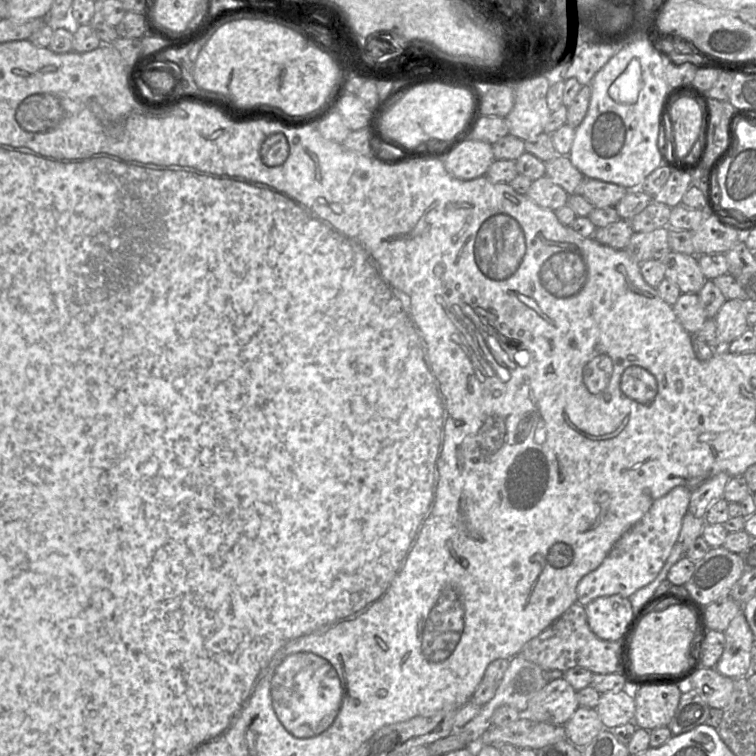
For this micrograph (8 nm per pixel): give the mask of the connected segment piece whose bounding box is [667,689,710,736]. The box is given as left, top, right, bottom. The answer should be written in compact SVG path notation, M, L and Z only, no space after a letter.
M692 689L687 693L681 693L675 715L667 727L672 732L672 736L680 735L705 724L709 712L708 704L696 690Z

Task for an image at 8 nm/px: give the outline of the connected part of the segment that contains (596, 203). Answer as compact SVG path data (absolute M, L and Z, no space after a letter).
M584 177L577 194L585 197L594 208L605 208L615 207L628 191L614 183Z

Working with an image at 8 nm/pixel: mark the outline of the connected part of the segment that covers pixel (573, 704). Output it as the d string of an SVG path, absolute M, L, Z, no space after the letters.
M563 678L549 681L528 703L522 716L564 725L578 709L577 691Z

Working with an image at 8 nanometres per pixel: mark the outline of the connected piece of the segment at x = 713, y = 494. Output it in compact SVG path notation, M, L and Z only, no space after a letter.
M719 473L697 488L691 490L688 513L697 518L704 518L710 506L723 498L726 484L731 476L727 473Z

